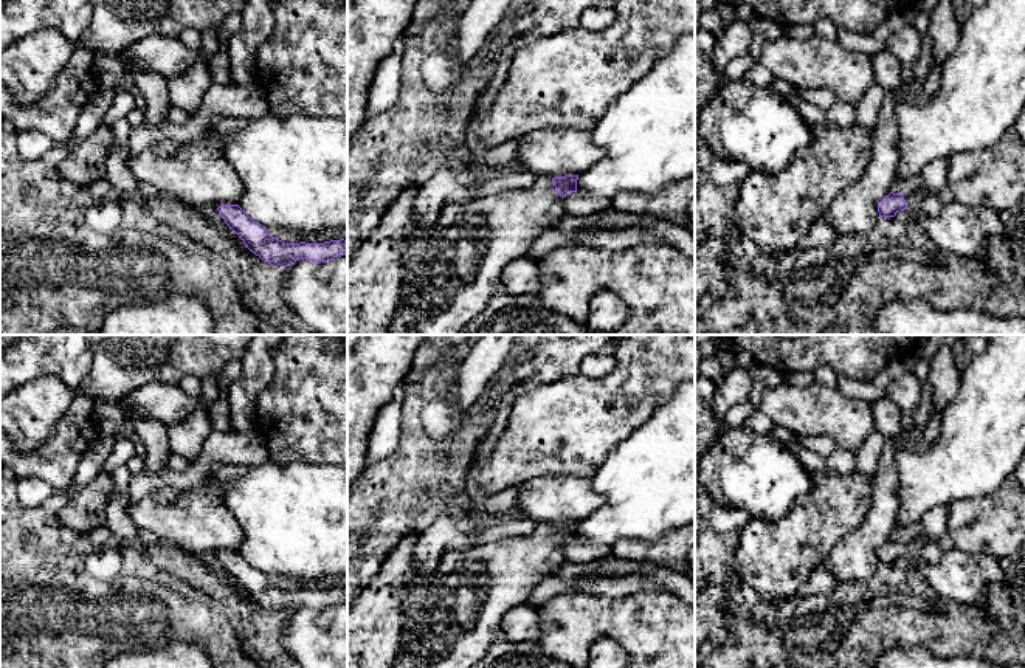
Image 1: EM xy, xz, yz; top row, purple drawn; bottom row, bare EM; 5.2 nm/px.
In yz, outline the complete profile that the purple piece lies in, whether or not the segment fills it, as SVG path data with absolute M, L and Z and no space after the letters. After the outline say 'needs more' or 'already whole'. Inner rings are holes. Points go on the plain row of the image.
M926 535L916 538L912 544L890 539L878 550L878 560L881 564L895 564L899 558L907 555L920 556L923 546L929 541Z; needs more

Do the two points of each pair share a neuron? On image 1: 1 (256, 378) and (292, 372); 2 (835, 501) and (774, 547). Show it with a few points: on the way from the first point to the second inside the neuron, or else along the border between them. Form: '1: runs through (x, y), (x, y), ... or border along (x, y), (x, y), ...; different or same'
1: border along (273, 351), (273, 377), (259, 392), (255, 408); different
2: runs through (819, 516), (790, 546); same

